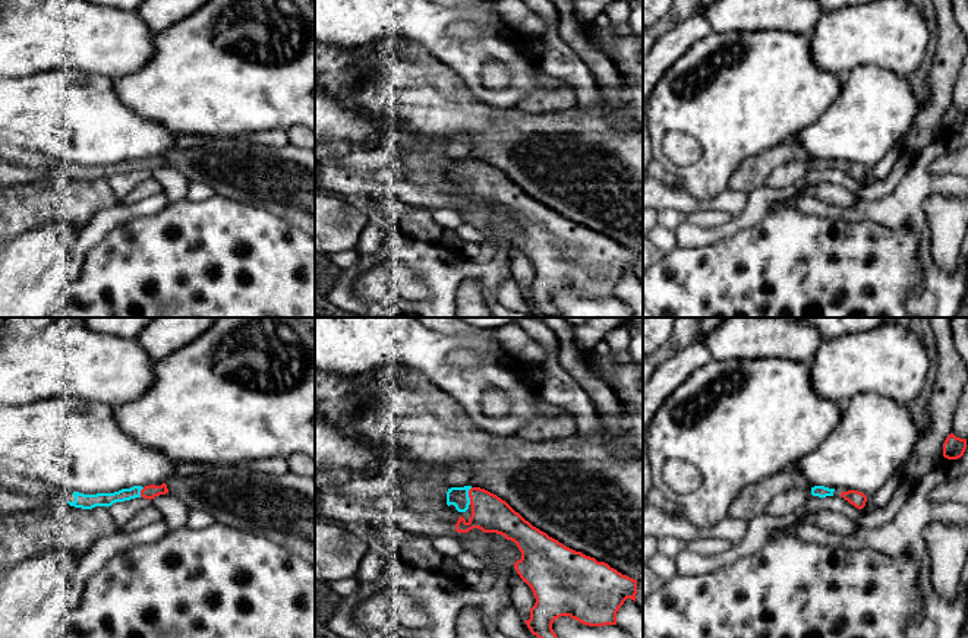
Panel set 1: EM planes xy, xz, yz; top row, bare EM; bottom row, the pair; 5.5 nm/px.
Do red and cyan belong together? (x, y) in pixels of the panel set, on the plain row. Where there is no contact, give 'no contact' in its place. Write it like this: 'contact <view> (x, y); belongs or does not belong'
contact xz (469, 169); belongs

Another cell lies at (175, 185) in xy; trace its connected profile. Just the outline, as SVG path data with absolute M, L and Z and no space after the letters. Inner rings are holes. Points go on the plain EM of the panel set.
M170 165L155 168L151 177L163 187L168 202L187 198L189 180Z

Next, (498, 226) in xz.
M479 200L469 205L455 203L451 208L461 215L463 222L476 227L485 234L480 244L491 246L495 253L504 252L513 263L513 253L520 250L514 236L521 231L521 224L514 214L496 205L483 205Z

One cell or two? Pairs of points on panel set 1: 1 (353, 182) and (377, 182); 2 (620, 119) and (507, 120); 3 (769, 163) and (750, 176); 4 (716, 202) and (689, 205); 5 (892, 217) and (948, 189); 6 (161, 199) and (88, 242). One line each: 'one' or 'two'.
1: one
2: two
3: one
4: one
5: one
6: one

